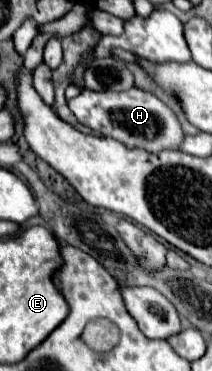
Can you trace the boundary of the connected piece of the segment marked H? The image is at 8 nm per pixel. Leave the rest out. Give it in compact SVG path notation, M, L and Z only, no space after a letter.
M138 87L120 93L82 89L82 93L68 101L68 105L82 125L98 131L104 137L120 141L130 149L144 149L150 153L160 153L164 149L176 151L184 141L184 131L180 127L176 113L172 113L172 109L166 103L162 103L154 93Z

